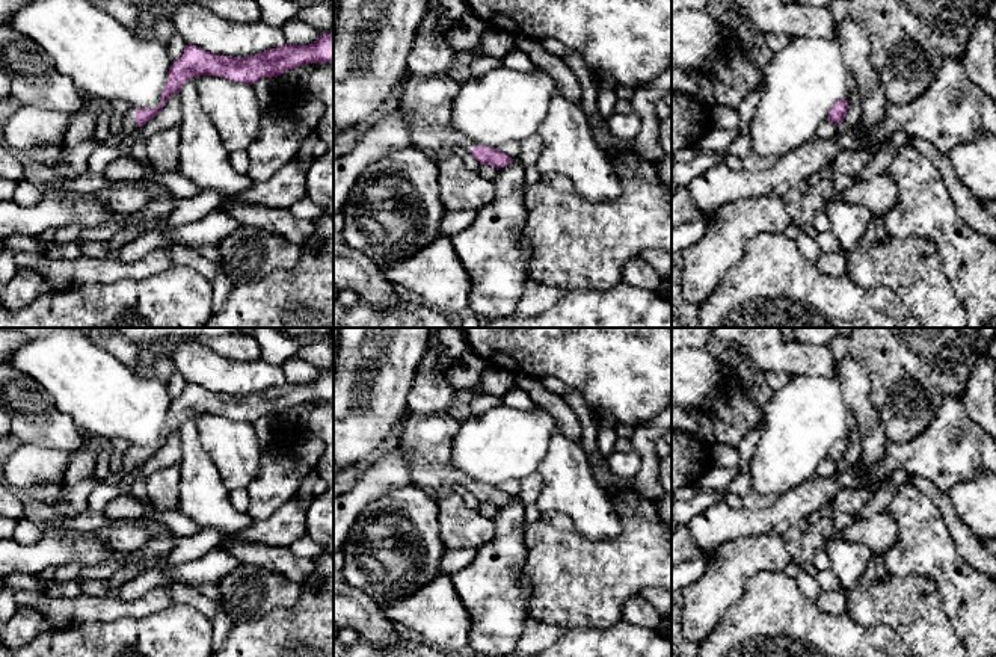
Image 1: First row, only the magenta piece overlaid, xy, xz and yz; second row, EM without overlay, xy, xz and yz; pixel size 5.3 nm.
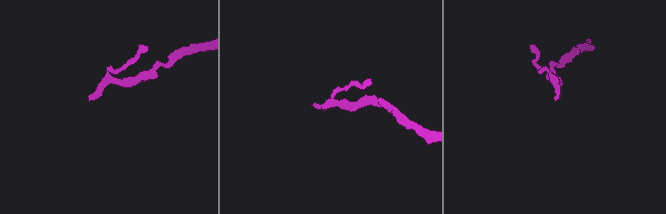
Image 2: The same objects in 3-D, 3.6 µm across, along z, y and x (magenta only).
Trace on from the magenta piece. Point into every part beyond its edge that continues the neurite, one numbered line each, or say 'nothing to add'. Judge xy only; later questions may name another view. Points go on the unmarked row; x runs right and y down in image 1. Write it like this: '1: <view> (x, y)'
1: xy (129, 461)

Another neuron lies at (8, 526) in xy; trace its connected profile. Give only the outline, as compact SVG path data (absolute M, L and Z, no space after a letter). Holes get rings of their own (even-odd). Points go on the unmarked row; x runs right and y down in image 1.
M0 515L0 539L14 538L17 526L18 526L17 518L6 518Z

